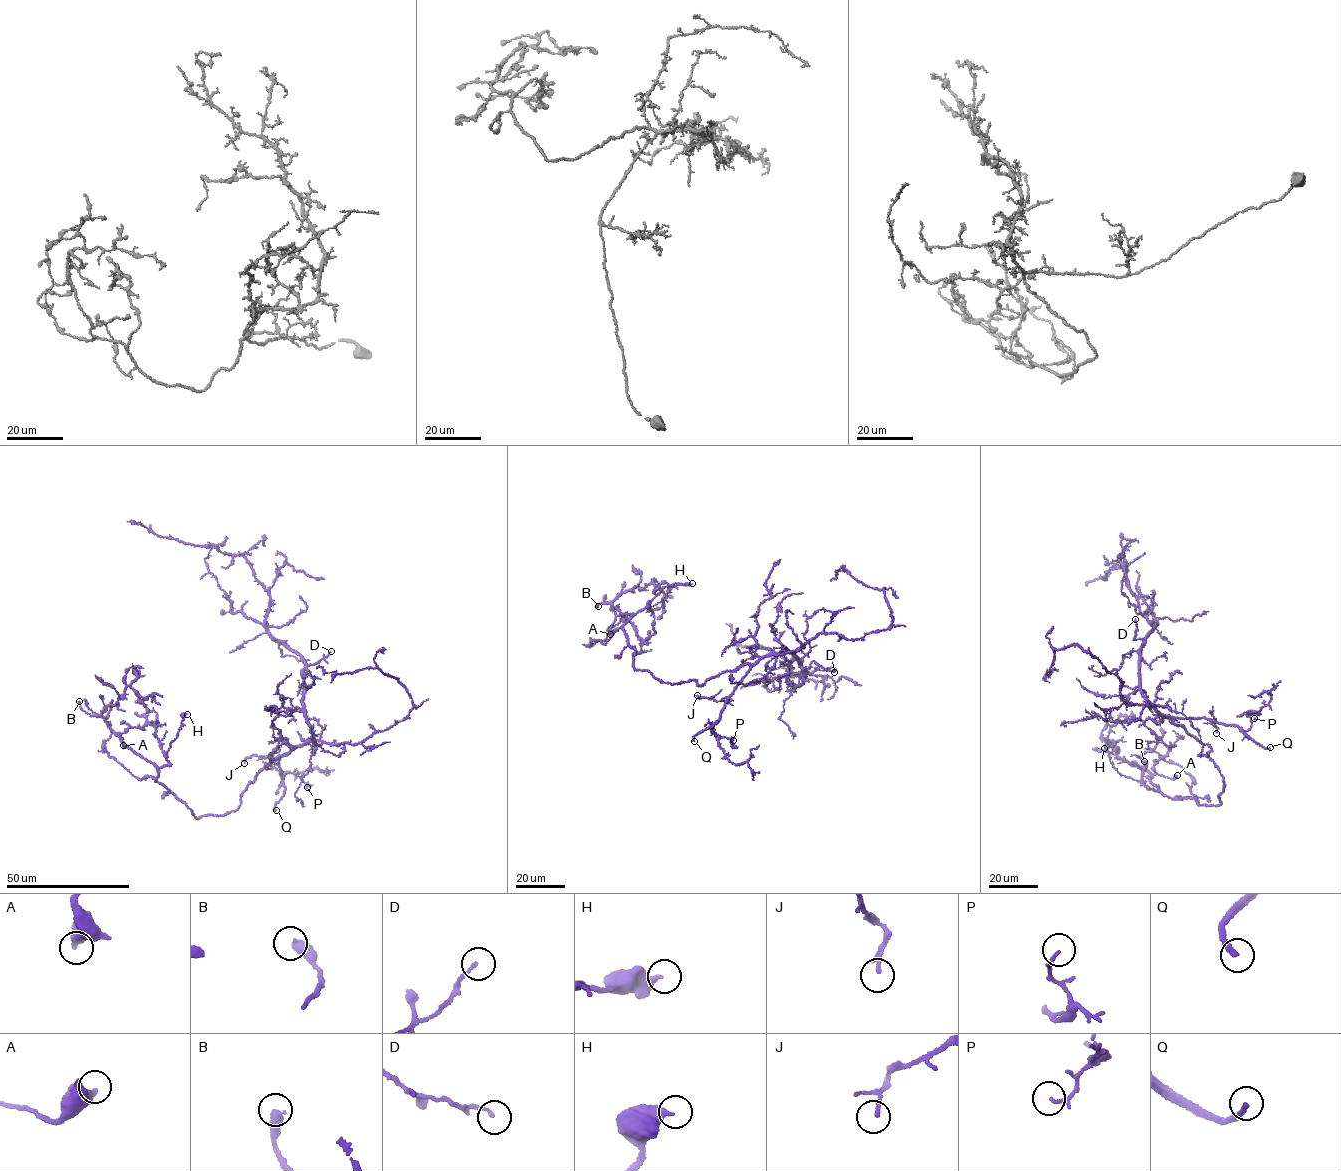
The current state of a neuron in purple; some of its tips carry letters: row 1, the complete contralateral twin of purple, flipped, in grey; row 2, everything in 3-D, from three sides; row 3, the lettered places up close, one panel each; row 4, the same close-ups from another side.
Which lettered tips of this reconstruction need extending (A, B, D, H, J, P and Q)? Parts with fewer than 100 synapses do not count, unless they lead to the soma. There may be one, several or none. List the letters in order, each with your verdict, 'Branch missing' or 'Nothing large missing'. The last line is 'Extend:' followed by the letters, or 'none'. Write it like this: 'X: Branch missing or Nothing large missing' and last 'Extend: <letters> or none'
A: Nothing large missing
B: Nothing large missing
D: Nothing large missing
H: Nothing large missing
J: Nothing large missing
P: Nothing large missing
Q: Branch missing
Extend: Q

